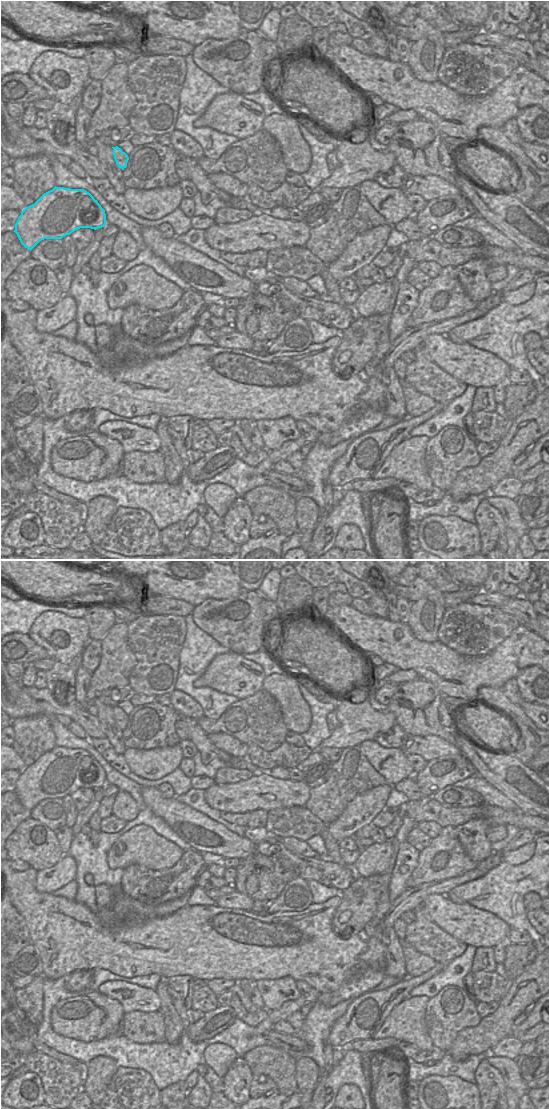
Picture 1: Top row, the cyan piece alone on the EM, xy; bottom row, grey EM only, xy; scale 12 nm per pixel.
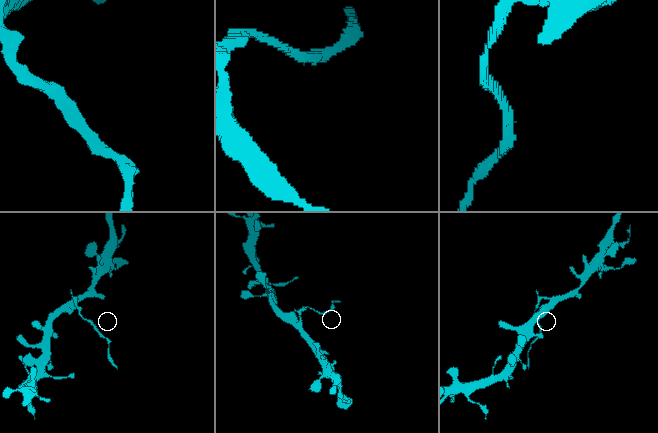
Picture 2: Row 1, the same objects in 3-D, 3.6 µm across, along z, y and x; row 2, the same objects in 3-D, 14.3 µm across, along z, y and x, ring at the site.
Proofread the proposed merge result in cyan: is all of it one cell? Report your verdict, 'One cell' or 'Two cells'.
Two cells.

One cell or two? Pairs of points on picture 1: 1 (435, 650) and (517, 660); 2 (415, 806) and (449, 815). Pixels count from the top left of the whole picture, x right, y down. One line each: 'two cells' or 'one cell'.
1: one cell
2: one cell

